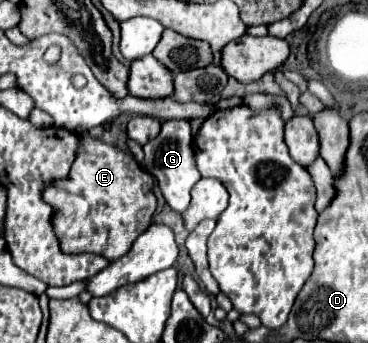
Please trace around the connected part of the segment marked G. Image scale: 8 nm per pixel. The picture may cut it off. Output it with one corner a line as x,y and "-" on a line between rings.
182,119
182,121
166,121
162,123
160,133
148,141
148,145
144,145
144,153
146,153
146,167
152,173
156,185
162,189
162,195
166,199
166,203
176,211
176,213
184,213
190,205
190,191
192,187
202,179
200,171
196,169
196,161
194,161
194,149
192,149
192,135
190,135
190,125

